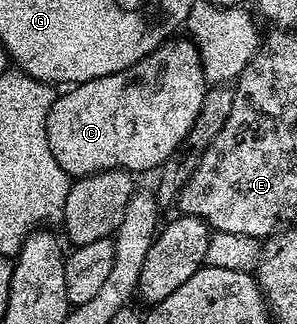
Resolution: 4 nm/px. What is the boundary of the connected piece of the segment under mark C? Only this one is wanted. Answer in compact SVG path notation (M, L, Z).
M172 37L137 61L129 69L105 77L76 83L53 101L47 118L49 149L57 157L57 165L72 177L92 175L98 171L122 169L132 173L159 169L182 139L193 128L197 113L208 91L203 76L201 57L190 38Z

